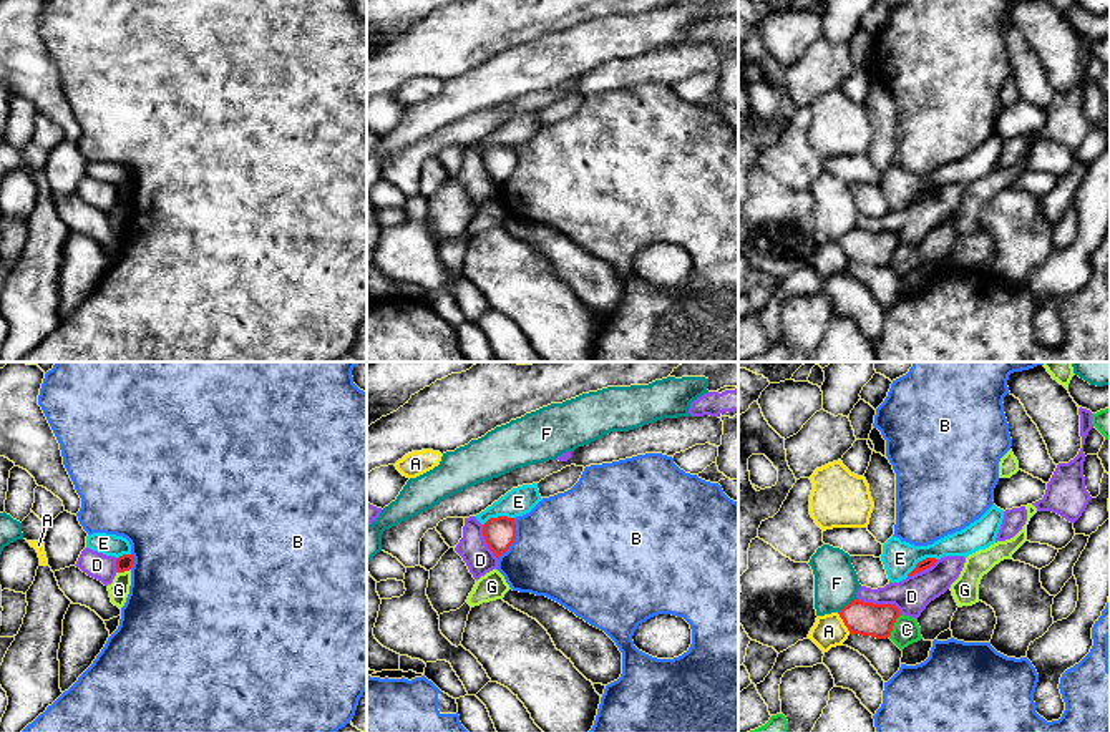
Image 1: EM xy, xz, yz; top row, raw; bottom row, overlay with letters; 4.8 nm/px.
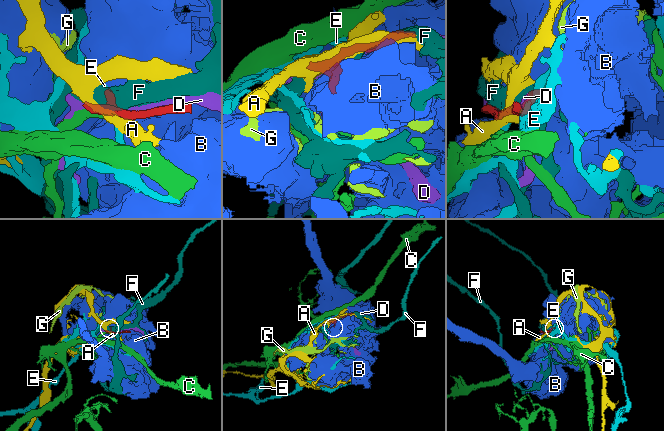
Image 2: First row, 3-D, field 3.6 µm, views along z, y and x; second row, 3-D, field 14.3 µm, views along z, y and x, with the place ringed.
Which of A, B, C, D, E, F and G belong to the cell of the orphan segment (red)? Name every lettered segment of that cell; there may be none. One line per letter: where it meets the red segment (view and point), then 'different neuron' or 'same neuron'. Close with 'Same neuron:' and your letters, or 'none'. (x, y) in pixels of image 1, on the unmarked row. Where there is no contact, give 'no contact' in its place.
A: meets red in yz at (843, 249); different neuron
B: meets red in xz at (515, 166); different neuron
C: meets red in yz at (893, 253); different neuron
D: meets red in yz at (880, 233); different neuron
E: meets red in yz at (923, 188); different neuron
F: meets red in yz at (848, 233); different neuron
G: meets red in xy at (123, 200); same neuron
Same neuron: G

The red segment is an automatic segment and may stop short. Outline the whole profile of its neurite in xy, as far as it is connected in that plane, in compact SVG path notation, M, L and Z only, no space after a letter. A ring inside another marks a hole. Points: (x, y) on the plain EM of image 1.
M123 183L116 186L116 204L111 212L108 212L110 226L119 237L124 234L131 214L131 196L134 186L133 183Z

